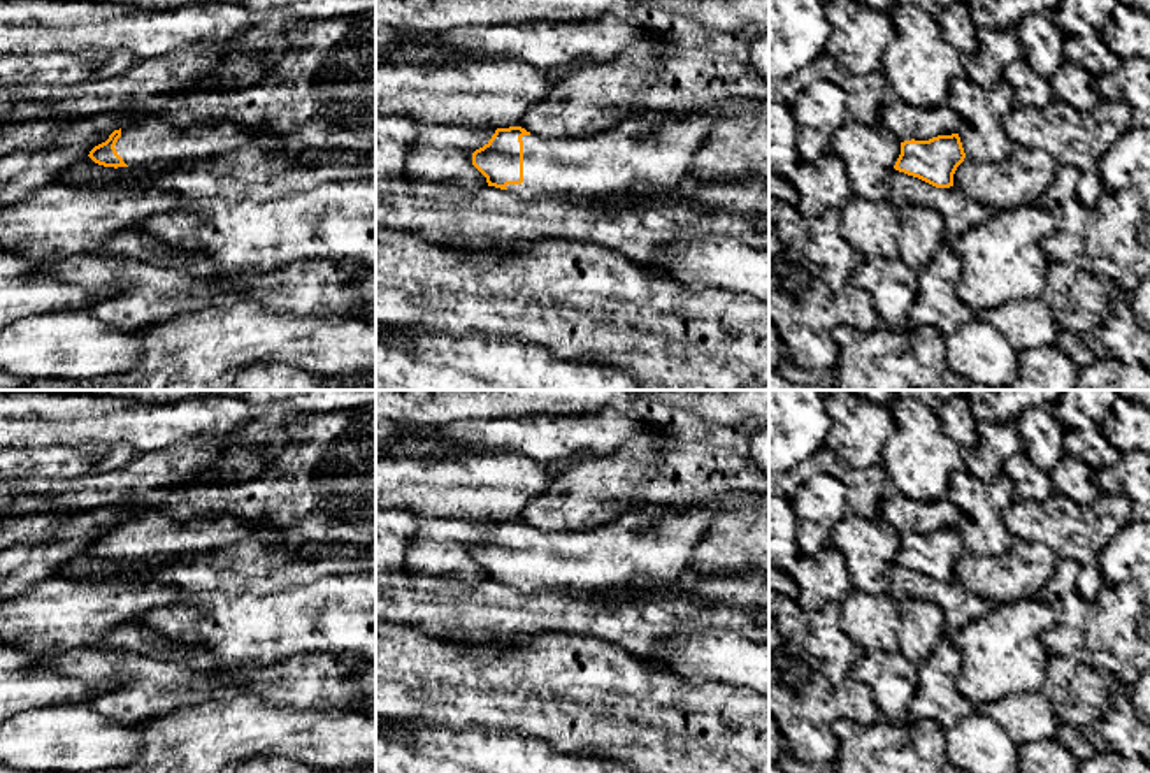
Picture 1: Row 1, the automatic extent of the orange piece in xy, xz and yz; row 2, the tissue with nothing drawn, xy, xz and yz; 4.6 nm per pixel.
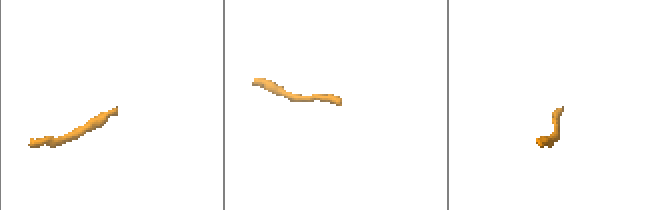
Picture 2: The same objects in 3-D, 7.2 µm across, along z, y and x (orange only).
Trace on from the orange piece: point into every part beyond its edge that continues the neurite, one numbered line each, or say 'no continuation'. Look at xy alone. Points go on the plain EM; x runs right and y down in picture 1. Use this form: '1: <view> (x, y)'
1: xy (153, 534)

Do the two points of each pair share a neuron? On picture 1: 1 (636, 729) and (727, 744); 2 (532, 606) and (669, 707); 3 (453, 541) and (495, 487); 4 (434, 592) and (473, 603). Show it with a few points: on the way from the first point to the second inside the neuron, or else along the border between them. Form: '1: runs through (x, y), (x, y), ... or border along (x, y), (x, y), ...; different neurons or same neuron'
1: runs through (659, 744), (704, 744); same neuron
2: border along (527, 635), (541, 631), (576, 633), (610, 643); different neurons
3: border along (427, 520), (492, 519), (495, 522); different neurons
4: runs through (443, 601), (464, 603); same neuron

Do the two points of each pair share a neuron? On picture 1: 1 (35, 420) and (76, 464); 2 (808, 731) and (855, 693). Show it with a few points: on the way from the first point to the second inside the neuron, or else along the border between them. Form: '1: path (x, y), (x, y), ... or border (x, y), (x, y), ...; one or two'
1: border (100, 445), (18, 448); two
2: path (819, 719), (834, 703), (843, 701); one

